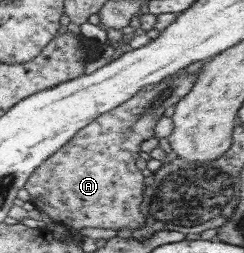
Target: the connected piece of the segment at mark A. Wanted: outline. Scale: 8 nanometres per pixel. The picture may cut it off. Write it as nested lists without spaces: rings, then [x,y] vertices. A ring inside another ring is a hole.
[[[197,72],[183,75],[172,74],[172,77],[152,84],[152,89],[136,92],[124,103],[98,115],[89,125],[78,130],[59,150],[56,150],[29,174],[23,185],[28,192],[29,202],[35,209],[46,213],[51,221],[73,229],[94,227],[94,229],[128,229],[130,232],[140,229],[144,225],[144,216],[140,213],[140,201],[142,201],[145,186],[144,176],[134,166],[134,160],[140,151],[140,143],[150,139],[152,129],[162,117],[164,109],[174,105],[190,91],[196,75]]]

